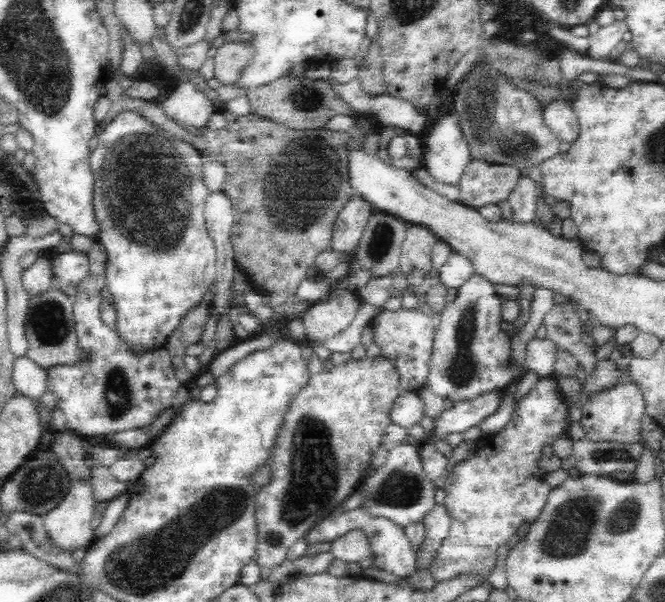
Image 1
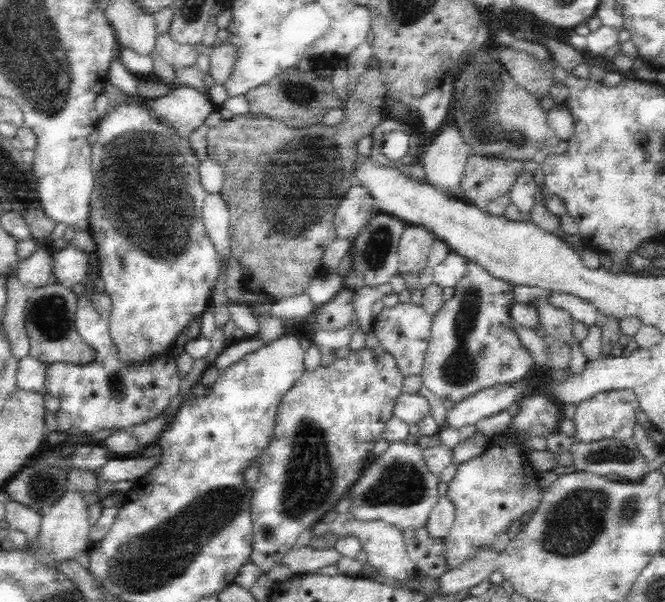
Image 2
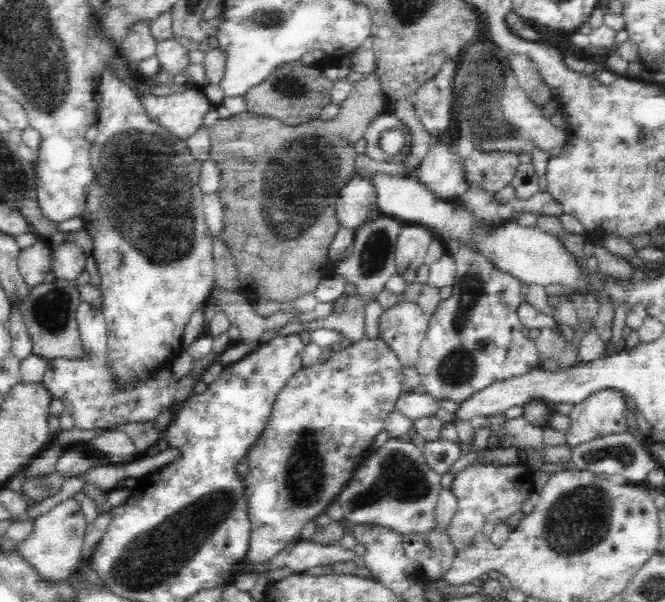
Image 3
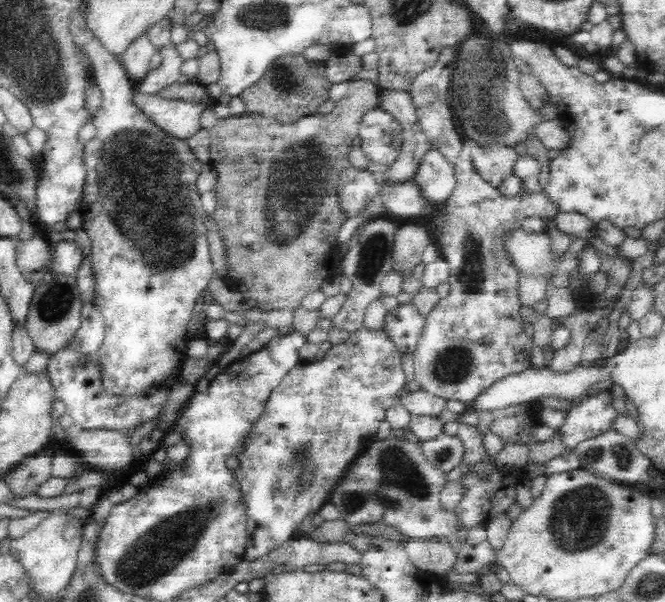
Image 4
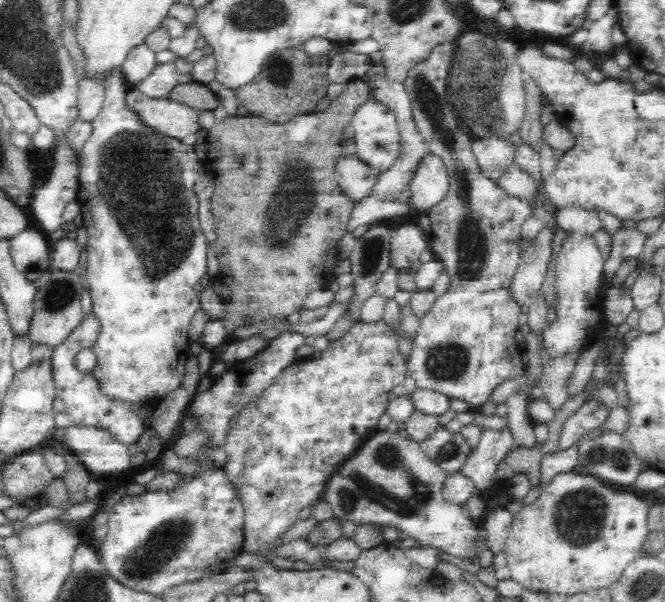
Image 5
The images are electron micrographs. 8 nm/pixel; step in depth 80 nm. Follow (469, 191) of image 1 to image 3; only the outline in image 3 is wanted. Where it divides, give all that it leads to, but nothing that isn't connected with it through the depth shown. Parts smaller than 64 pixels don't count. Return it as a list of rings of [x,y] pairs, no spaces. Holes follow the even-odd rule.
[[[474,148],[465,160],[465,172],[484,188],[498,193],[513,179],[518,154],[511,149],[478,150]]]

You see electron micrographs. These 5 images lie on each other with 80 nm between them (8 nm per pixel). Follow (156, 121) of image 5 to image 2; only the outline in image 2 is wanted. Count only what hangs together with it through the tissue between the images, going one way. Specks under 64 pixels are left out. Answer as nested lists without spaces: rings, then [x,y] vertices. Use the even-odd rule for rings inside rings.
[[[178,85],[173,91],[164,96],[145,97],[143,102],[156,120],[166,125],[172,132],[183,139],[187,139],[196,128],[204,125],[206,116],[216,108],[209,95],[187,85]]]

